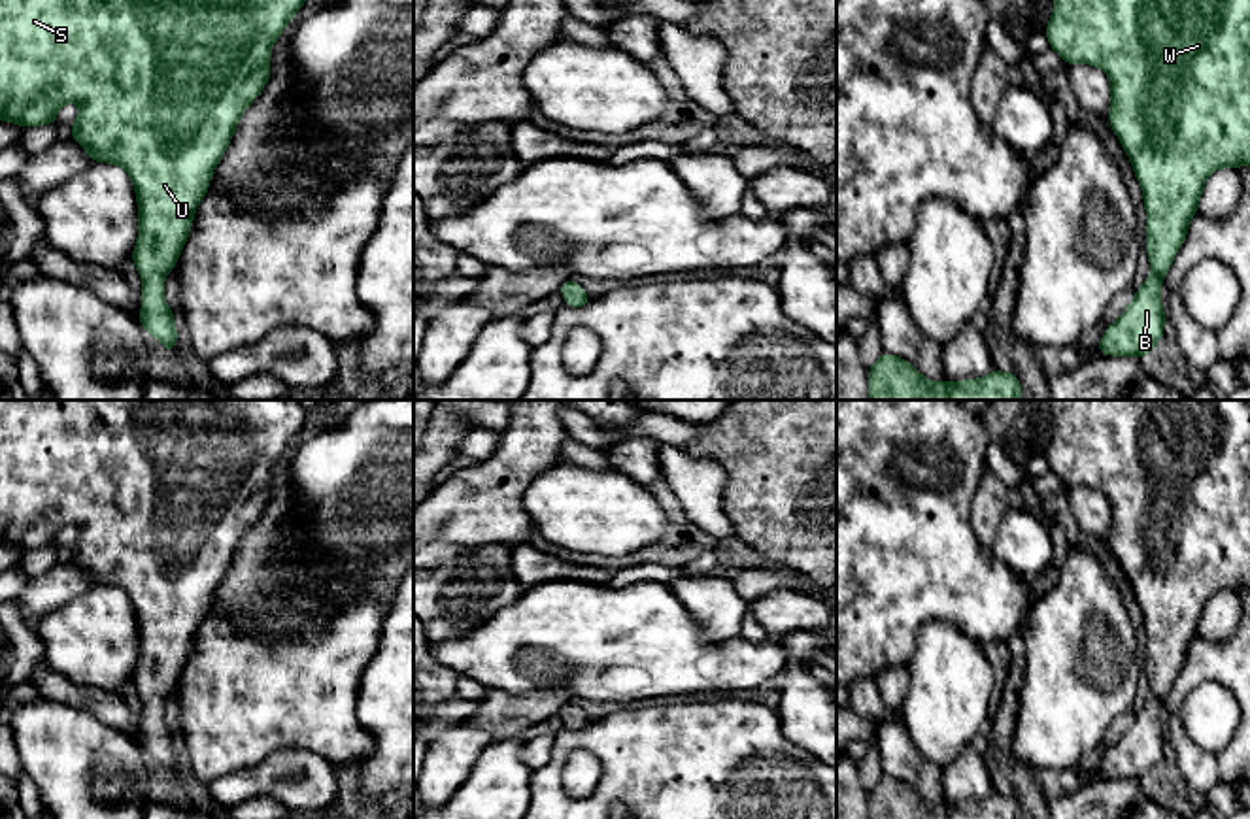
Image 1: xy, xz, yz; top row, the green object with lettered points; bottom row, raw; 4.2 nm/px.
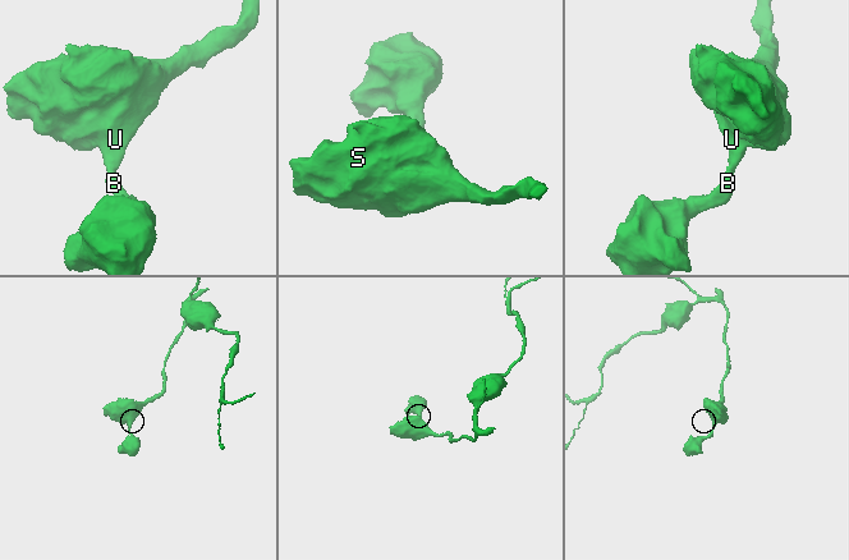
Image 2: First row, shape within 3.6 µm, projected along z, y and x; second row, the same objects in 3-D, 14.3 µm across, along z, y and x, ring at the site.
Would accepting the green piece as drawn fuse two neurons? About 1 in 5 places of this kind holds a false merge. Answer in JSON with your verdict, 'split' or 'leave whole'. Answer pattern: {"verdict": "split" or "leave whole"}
{"verdict": "leave whole"}

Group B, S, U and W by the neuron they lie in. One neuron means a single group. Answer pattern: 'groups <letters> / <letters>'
groups B S U W

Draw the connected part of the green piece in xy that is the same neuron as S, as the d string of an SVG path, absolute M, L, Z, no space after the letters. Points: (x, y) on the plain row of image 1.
M0 400L0 543L19 549L59 545L57 536L66 525L79 526L72 543L72 562L91 579L91 585L117 587L127 593L138 623L138 664L130 677L142 696L142 732L138 745L174 777L177 751L174 732L164 725L164 698L176 691L177 679L193 649L193 638L206 619L213 591L223 581L242 534L253 526L268 506L272 466L283 457L293 438L308 425L298 400Z

